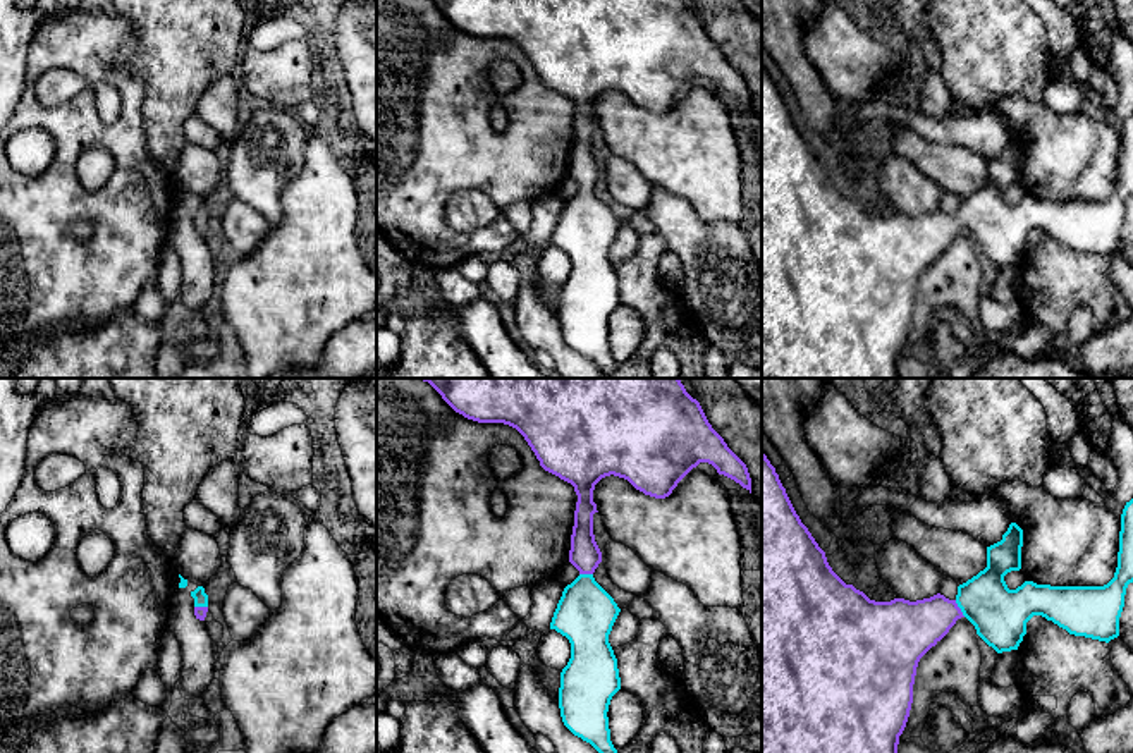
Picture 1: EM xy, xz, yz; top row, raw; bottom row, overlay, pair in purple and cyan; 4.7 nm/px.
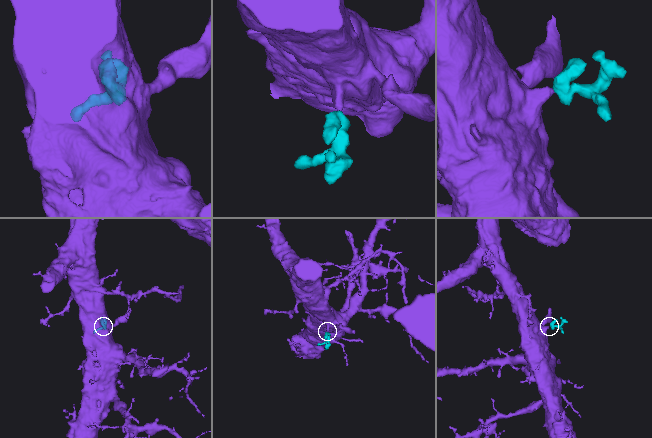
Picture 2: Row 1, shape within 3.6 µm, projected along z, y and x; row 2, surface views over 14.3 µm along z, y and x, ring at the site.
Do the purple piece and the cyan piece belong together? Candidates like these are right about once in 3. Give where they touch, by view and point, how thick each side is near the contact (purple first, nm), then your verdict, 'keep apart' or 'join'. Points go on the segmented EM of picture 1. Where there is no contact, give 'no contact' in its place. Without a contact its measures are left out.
contact yz (960, 609); calibres 260 and 260 nm; join

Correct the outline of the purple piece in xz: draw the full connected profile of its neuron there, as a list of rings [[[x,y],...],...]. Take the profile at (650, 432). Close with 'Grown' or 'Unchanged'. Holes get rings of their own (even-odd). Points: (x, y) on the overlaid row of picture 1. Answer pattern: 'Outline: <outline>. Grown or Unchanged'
Outline: [[[420,378],[428,382],[459,414],[478,423],[516,428],[540,466],[571,483],[578,495],[569,562],[579,576],[564,588],[550,629],[571,643],[571,658],[560,672],[559,708],[564,725],[598,753],[617,753],[610,741],[609,705],[621,689],[617,658],[609,634],[621,612],[595,581],[602,552],[593,535],[595,485],[605,476],[628,480],[636,490],[665,499],[700,462],[712,464],[751,493],[746,464],[708,423],[700,402],[679,378]]]. Grown

